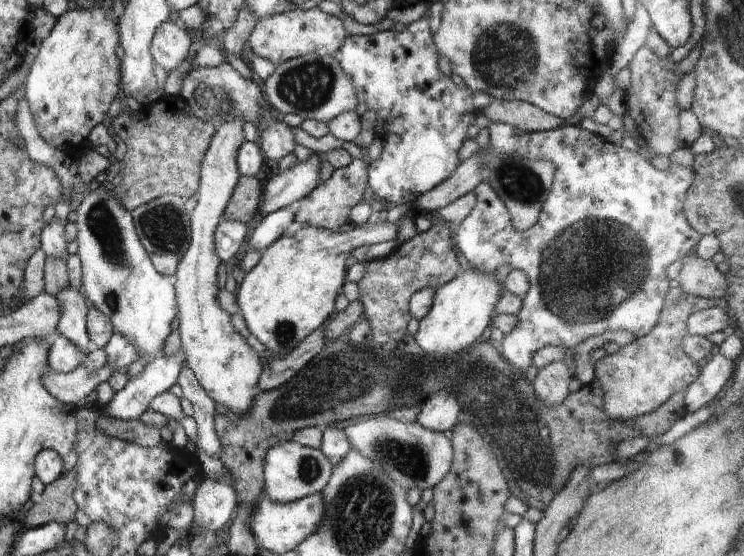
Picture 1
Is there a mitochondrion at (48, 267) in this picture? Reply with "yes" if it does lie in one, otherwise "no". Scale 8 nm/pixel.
no

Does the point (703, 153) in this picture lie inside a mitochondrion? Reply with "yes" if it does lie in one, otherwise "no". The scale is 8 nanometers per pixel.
no

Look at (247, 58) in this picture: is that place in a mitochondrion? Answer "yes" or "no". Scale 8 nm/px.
no

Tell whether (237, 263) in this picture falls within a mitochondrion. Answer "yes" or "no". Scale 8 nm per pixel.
no

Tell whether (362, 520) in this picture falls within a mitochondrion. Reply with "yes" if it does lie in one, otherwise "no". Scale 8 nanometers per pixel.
yes

